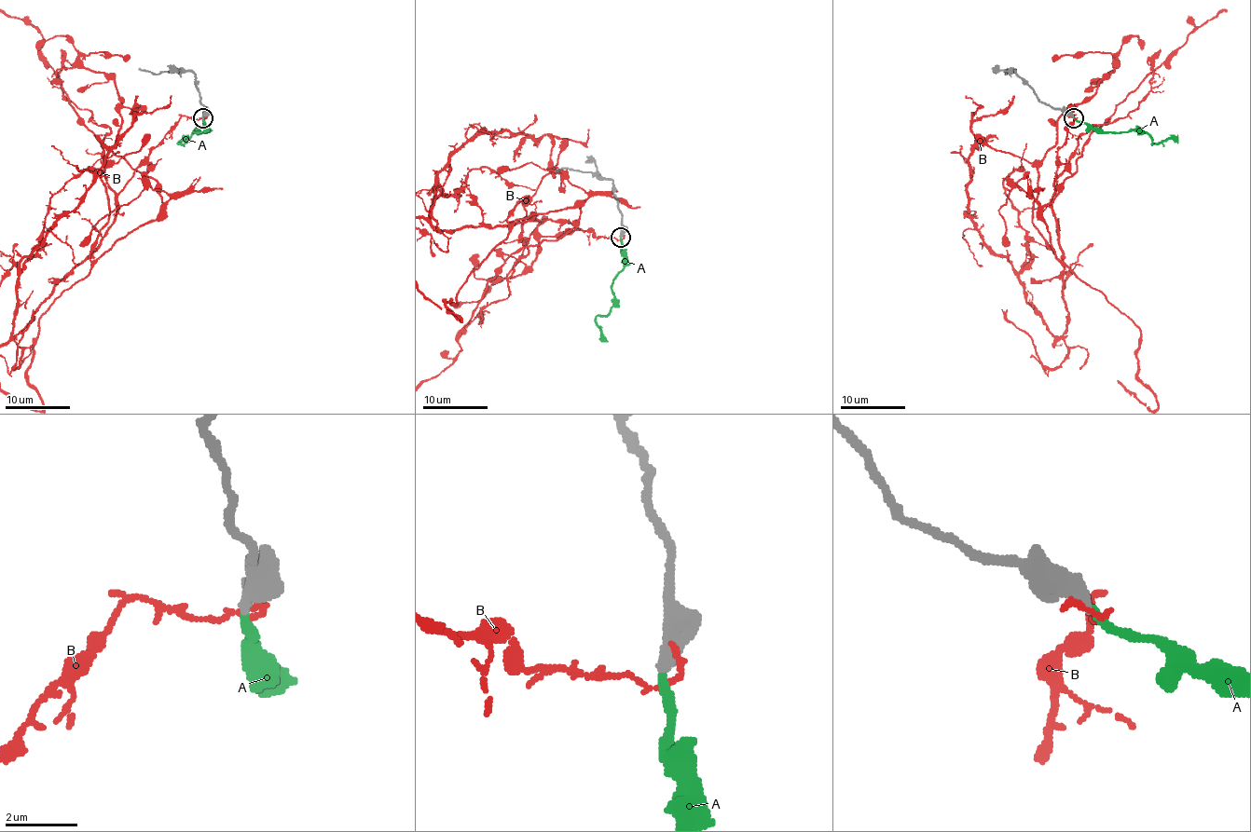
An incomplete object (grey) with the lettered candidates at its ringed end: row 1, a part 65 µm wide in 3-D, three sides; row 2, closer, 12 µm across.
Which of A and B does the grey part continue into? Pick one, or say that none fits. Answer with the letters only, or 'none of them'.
A

